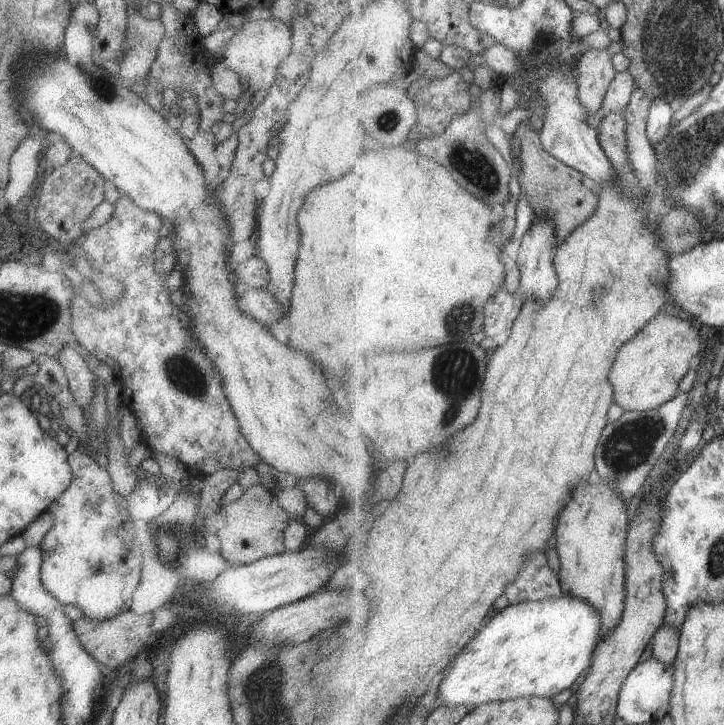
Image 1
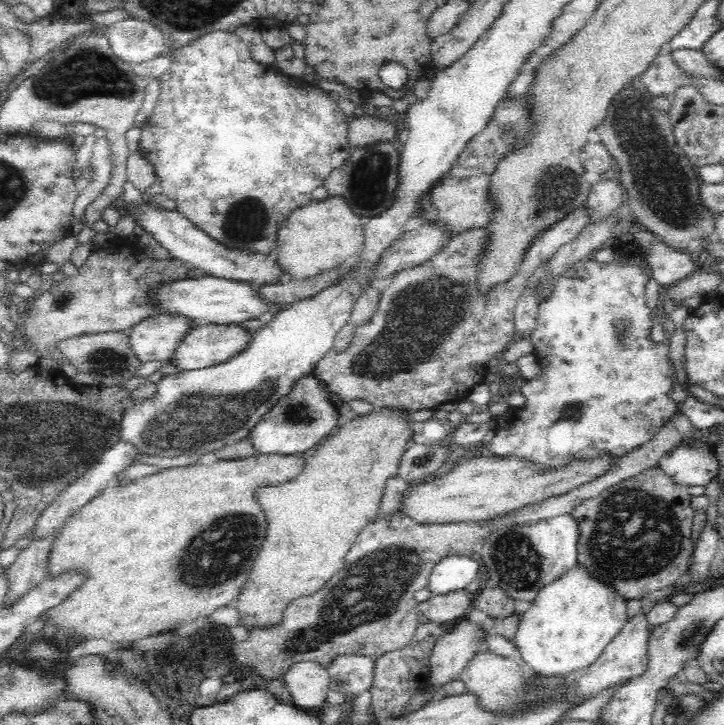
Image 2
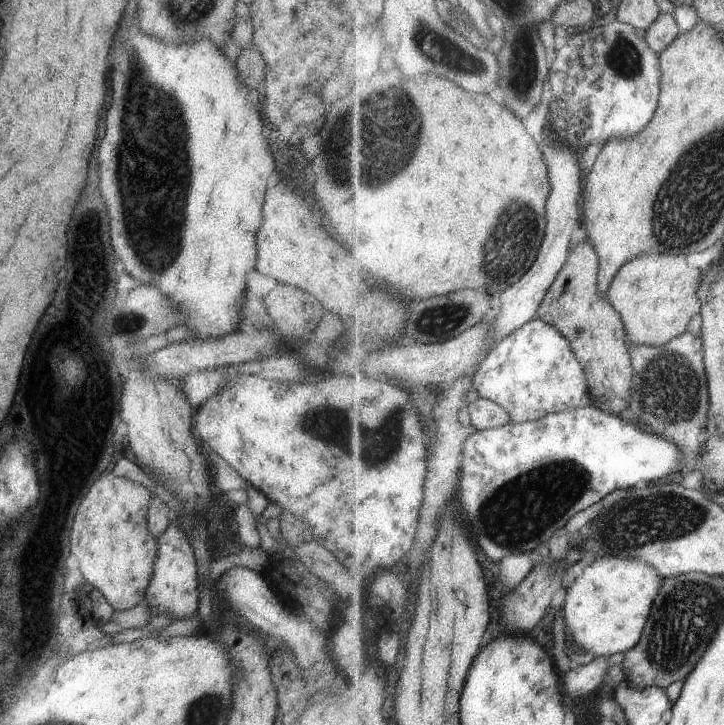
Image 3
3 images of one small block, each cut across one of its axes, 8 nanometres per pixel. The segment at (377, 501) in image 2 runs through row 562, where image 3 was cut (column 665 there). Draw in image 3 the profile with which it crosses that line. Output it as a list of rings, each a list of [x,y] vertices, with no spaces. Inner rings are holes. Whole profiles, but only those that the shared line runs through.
[[[644,254],[620,269],[606,297],[623,314],[627,334],[634,344],[663,347],[682,336],[692,318],[703,312],[698,288],[704,277],[702,269],[690,266],[688,256]]]

